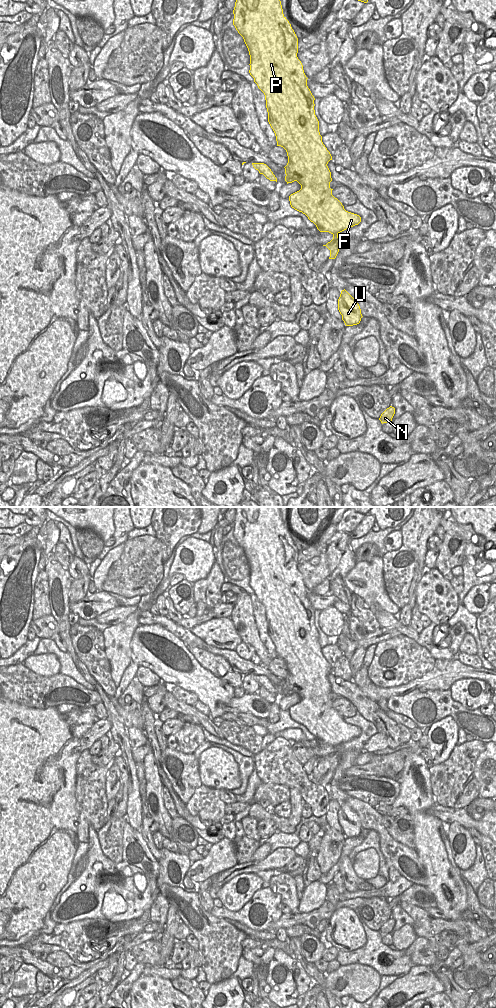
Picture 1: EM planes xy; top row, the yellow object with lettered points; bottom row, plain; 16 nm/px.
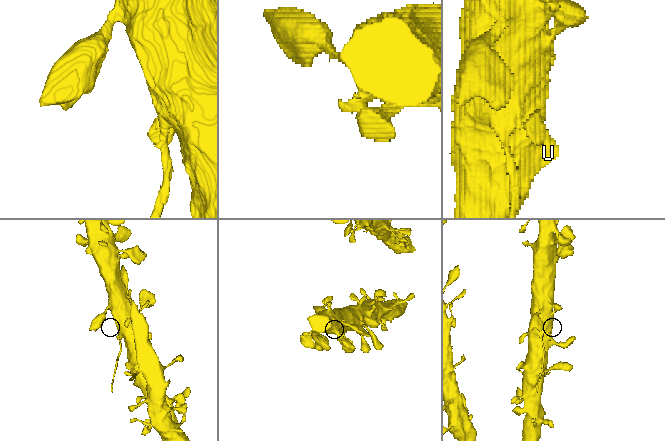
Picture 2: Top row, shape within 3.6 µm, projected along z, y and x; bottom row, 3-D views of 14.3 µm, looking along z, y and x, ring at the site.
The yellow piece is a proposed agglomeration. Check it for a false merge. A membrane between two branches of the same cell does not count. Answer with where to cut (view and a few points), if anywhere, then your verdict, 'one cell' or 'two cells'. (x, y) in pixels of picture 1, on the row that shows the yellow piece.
no cut; one cell

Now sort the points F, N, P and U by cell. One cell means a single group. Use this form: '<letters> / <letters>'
F N P U

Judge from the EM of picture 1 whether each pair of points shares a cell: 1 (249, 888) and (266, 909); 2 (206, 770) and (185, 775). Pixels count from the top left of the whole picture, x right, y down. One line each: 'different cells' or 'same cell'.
1: different cells
2: different cells

